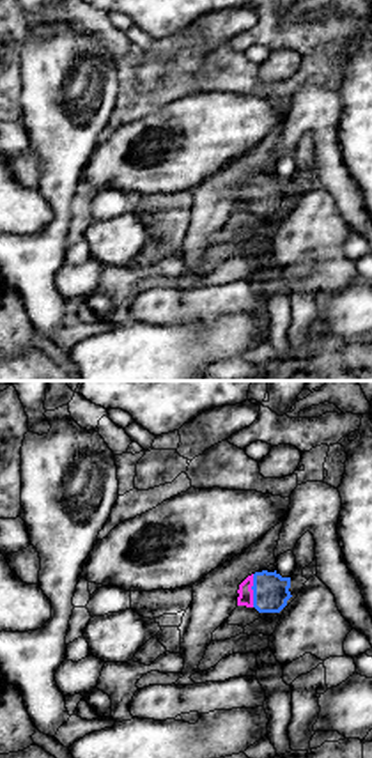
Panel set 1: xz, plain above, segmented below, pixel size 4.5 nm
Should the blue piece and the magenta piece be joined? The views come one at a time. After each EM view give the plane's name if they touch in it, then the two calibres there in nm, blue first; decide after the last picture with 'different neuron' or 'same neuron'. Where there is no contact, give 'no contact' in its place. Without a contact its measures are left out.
meets blue in xz; 160 nm thick on the blue side, 70 nm on the other

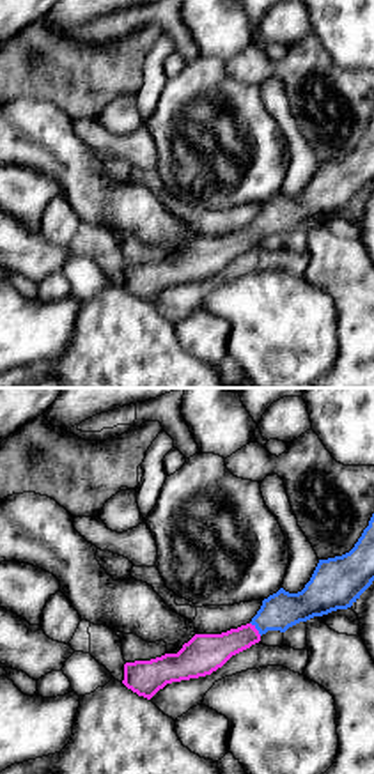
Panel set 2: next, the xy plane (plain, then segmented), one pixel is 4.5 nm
meets blue in xy; 170 nm thick on the blue side, 170 nm on the other

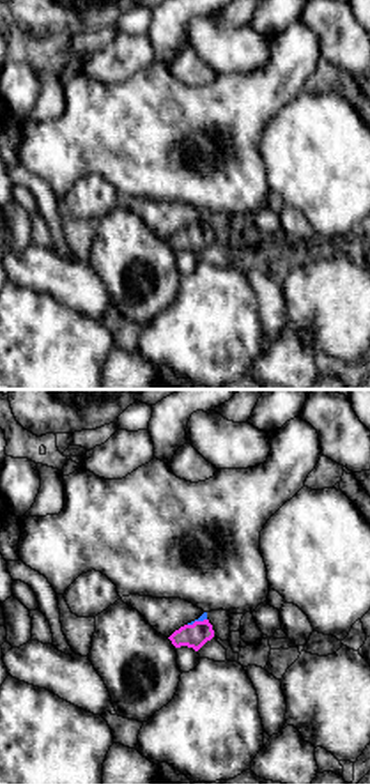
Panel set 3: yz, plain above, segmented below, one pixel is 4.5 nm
meets blue in yz; 30 nm thick on the blue side, 110 nm on the other

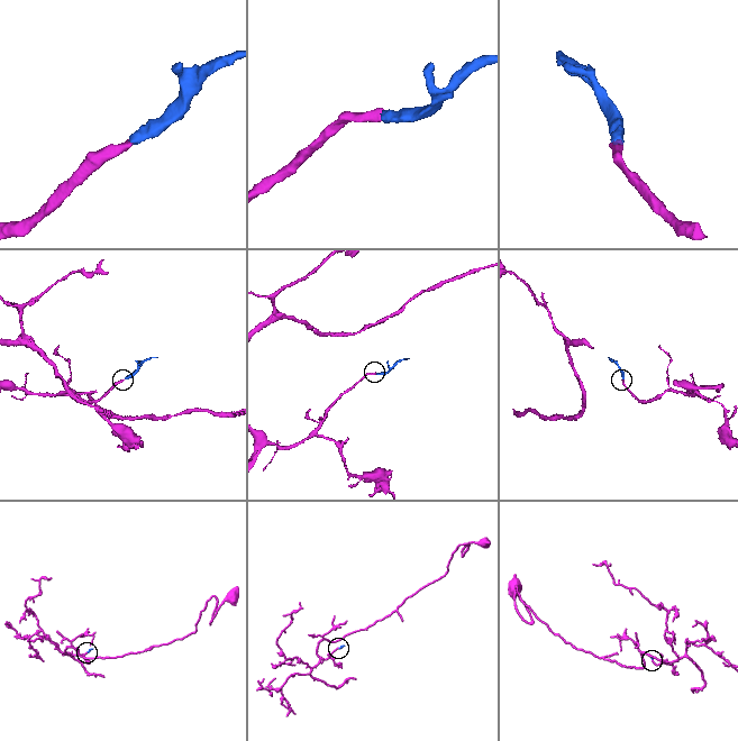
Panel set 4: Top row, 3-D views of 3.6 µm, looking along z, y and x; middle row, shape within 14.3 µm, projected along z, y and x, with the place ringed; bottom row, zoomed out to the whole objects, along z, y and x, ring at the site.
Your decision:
same neuron

